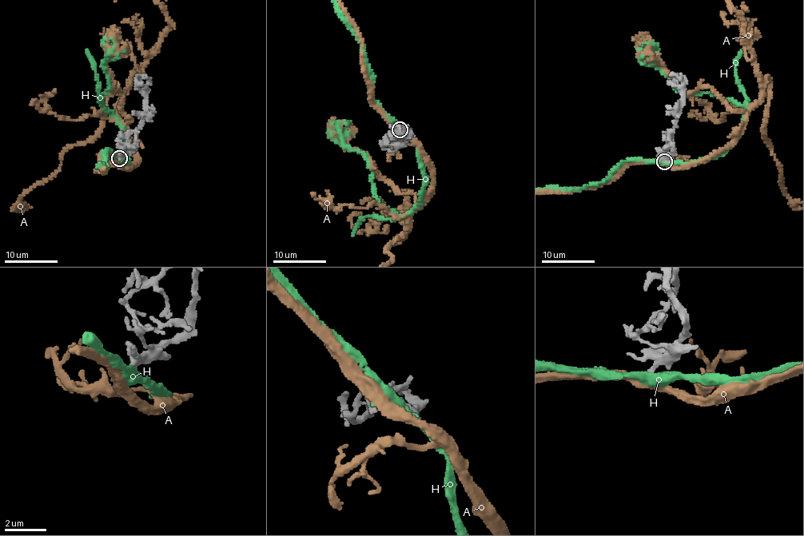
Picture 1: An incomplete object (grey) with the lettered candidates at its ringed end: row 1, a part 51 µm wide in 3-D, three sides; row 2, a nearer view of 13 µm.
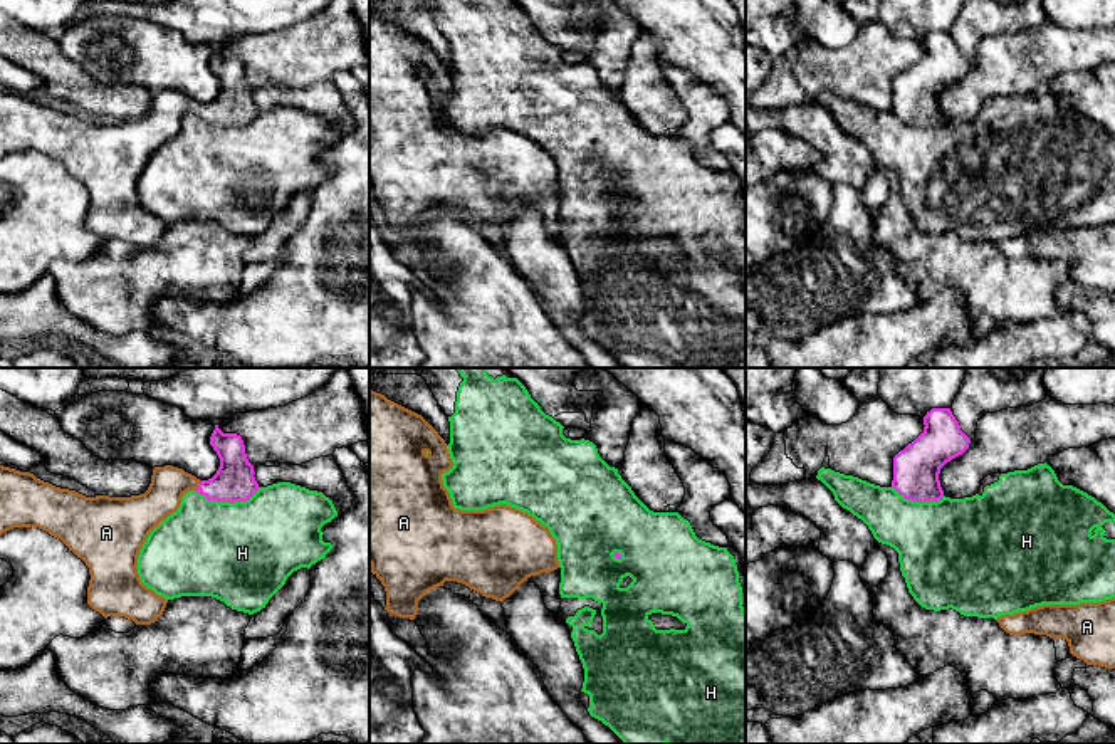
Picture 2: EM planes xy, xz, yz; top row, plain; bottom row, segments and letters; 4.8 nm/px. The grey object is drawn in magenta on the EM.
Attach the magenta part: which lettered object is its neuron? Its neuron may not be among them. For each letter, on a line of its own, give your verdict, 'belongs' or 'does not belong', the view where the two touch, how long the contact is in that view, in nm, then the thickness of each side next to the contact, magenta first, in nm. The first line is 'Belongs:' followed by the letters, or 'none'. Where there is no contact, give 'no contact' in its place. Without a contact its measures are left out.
Belongs: A
A: belongs | xy | 70 nm | 190/170 nm
H: does not belong | xy | 320 nm | 190/460 nm

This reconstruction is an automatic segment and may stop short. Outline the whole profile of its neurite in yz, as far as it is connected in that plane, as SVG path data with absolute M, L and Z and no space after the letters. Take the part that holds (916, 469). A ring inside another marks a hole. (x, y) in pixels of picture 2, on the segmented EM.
M932 408L924 425L924 432L893 457L892 487L908 500L937 502L944 497L940 469L962 455L971 438L950 408Z

